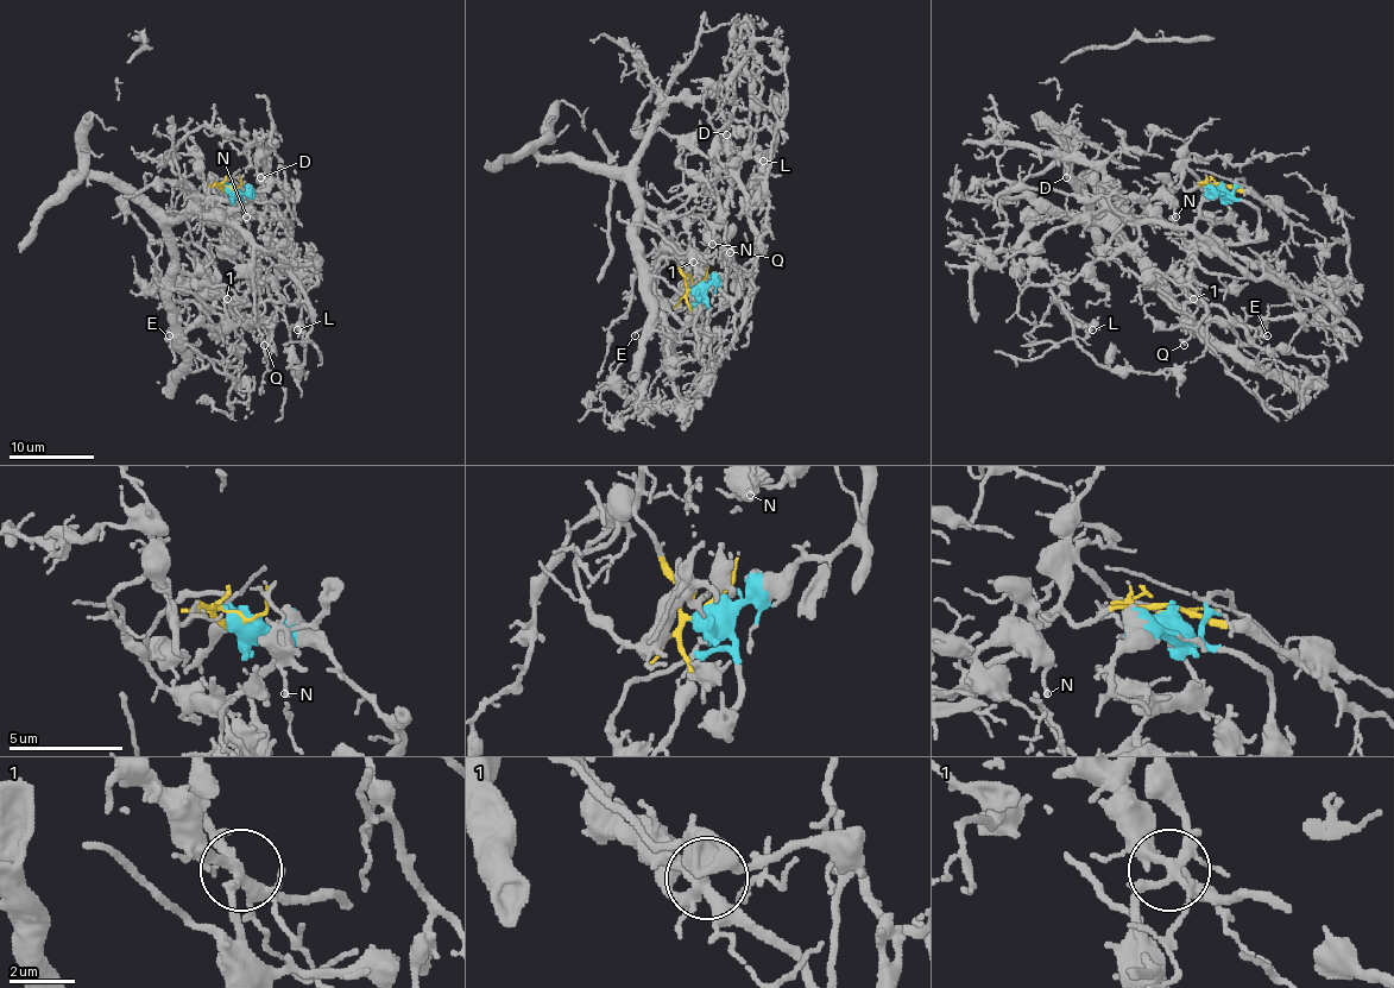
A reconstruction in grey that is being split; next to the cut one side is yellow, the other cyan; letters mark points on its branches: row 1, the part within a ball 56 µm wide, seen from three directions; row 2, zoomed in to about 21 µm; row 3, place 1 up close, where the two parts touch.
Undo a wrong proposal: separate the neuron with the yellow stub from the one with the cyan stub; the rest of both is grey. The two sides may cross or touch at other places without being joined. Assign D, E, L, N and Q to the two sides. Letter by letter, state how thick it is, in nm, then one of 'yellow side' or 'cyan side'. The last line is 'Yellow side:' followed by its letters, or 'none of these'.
D: calibre 160 nm; cyan side
E: calibre 130 nm; yellow side
L: calibre 70 nm; cyan side
N: calibre 130 nm; cyan side
Q: calibre 120 nm; yellow side
Yellow side: E, Q

